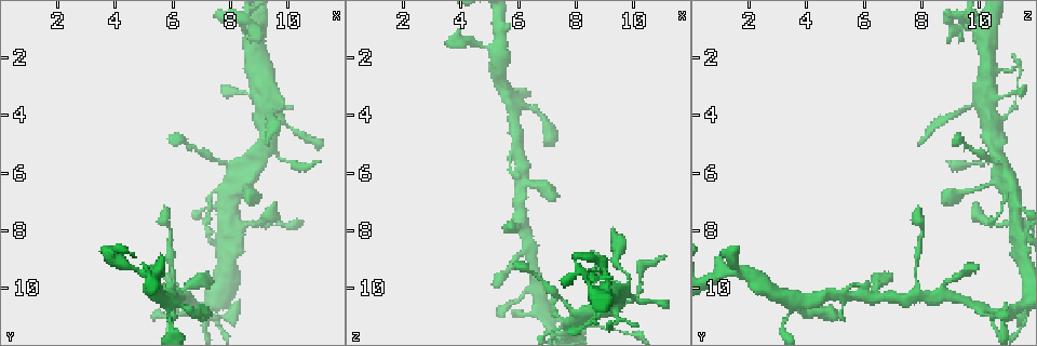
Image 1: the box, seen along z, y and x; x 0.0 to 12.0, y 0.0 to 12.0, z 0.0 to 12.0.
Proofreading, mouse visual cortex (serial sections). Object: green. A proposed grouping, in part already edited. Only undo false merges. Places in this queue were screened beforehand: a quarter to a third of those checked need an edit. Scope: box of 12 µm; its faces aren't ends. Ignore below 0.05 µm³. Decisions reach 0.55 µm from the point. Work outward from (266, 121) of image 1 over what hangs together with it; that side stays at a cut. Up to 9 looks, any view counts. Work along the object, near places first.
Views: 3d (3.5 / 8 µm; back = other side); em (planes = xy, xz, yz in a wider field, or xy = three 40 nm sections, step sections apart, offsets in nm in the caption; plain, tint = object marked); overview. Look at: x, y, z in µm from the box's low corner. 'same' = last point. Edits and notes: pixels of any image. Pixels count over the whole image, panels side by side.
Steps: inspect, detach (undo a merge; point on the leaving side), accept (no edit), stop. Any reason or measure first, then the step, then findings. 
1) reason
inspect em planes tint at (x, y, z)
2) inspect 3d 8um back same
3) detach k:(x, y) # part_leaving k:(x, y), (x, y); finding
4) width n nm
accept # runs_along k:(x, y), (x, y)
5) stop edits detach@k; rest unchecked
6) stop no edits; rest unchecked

thin neck
inspect 3d 3.5um at (8.5, 3.2, 11.2)

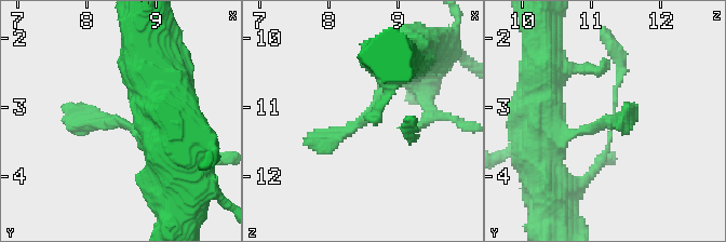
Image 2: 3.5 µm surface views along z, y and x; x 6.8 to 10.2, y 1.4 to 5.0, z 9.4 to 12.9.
shape alone is not enough
inspect em xy step 3 tint at (8.55, 3.25, 11.15)

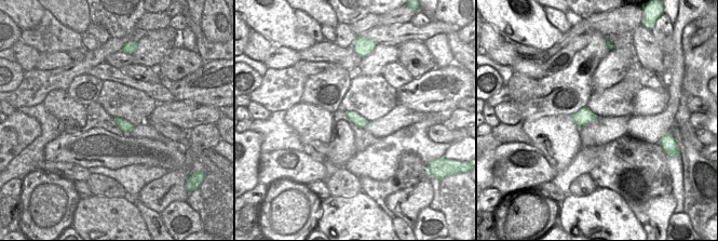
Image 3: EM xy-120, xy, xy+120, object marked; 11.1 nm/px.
accept # runs_along 2:(414, 50), (374, 111), (304, 144); all the same cell

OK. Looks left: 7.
calibre changes
inspect 3d 3.5um back at (8.7, 7.8, 11.2)

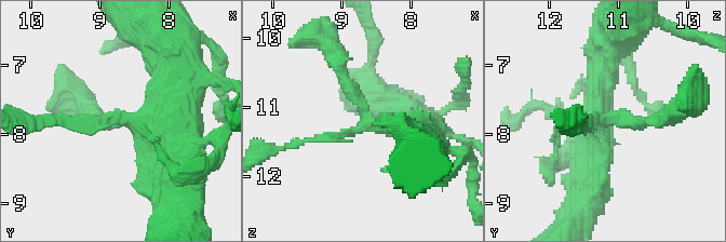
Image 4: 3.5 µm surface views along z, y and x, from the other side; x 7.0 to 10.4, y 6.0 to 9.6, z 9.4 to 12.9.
arms 3; arm_widths 150, 150, 450 nm
inspect em xy step 5 tint at (8.65, 7.75, 11.25)

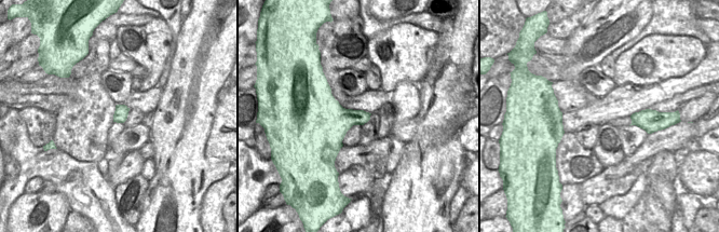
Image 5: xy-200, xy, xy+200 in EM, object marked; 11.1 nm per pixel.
accept # runs_along 4:(173, 101), (160, 124), (53, 121); continuous, no second cell

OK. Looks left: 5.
looks like a crossing
inspect 3d 3.5um back at (7.1, 10.8, 11.2)

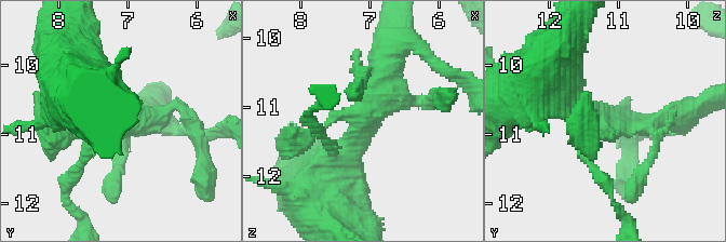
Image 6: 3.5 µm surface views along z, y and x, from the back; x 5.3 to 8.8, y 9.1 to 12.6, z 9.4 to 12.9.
arms 4; arm_widths 150, 250, 300, 600 nm; need the tissue
inspect em planes tint at (7.10, 10.80, 11.25)

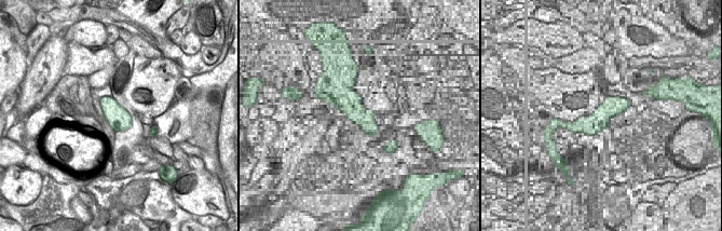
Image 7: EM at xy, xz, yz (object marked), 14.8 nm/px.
width 340 nm
accept # runs_along 6:(331, 172), (380, 97), (384, 58); all the same cell

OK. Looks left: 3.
two arms in line, one across
inspect 3d 3.5um at (6.3, 10.4, 8.9)

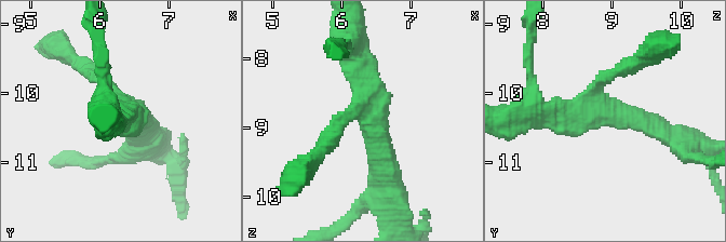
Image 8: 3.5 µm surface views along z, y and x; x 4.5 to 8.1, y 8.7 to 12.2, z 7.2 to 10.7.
arms 3; arm_widths 200, 300, 350 nm
inspect em xy step 2 tint at (6.40, 10.35, 8.85)

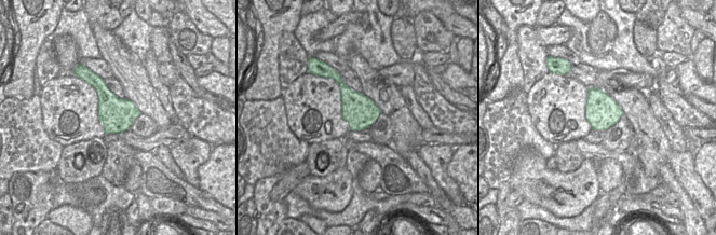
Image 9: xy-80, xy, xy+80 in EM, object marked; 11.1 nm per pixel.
accept # runs_along 8:(387, 178), (370, 98), (350, 49); continuous, no second cell

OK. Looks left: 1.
stop no edits; rest unchecked

